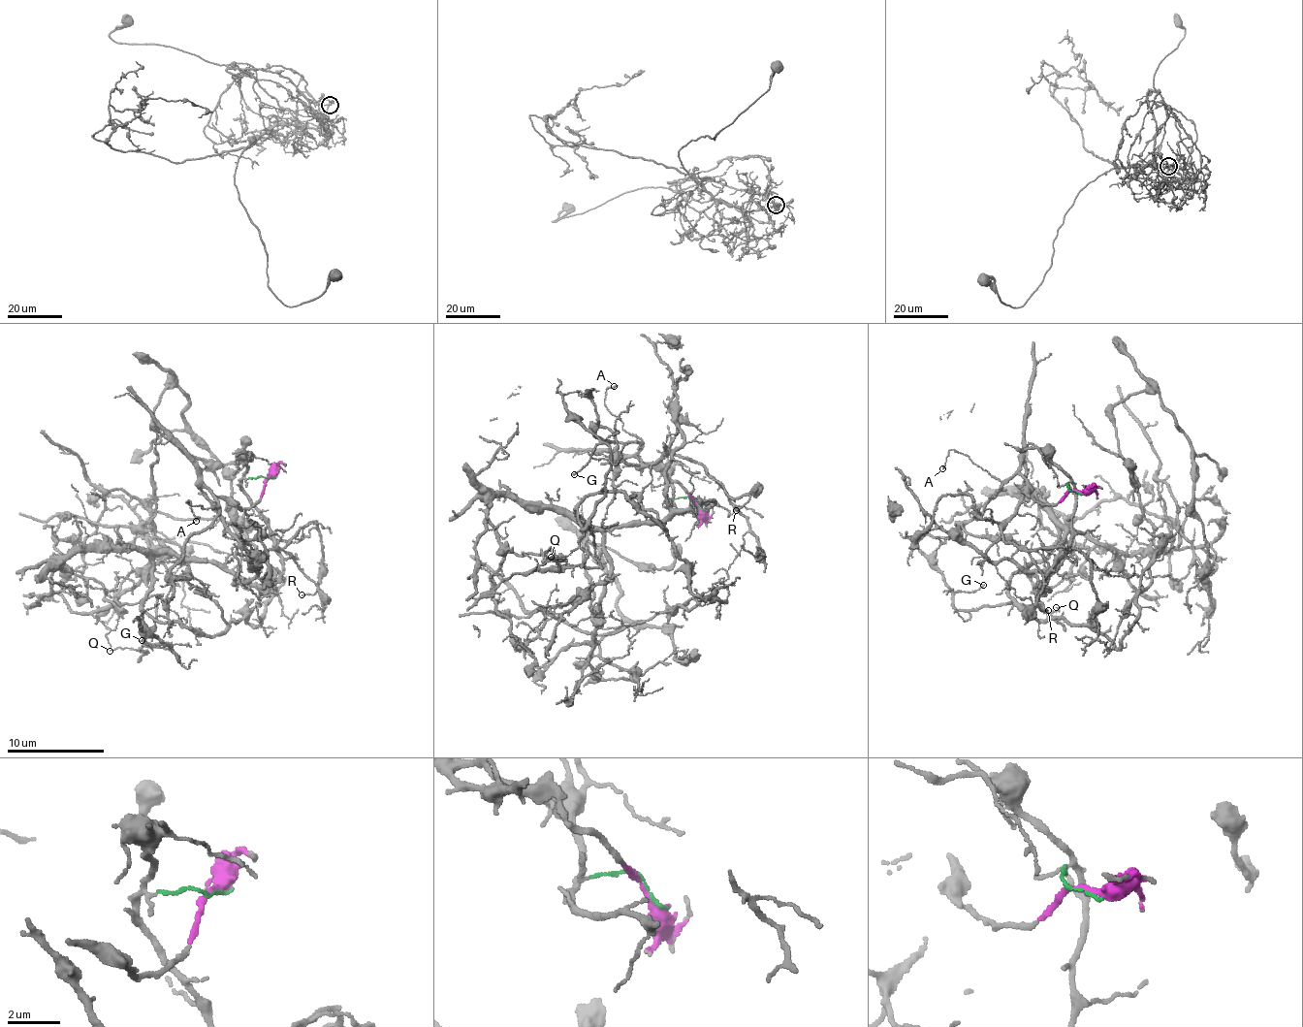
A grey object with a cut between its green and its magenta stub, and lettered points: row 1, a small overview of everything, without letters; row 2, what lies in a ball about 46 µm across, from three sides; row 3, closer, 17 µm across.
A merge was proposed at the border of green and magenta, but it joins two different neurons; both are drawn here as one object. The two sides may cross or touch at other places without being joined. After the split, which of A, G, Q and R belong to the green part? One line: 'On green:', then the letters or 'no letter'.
On green: G, Q

